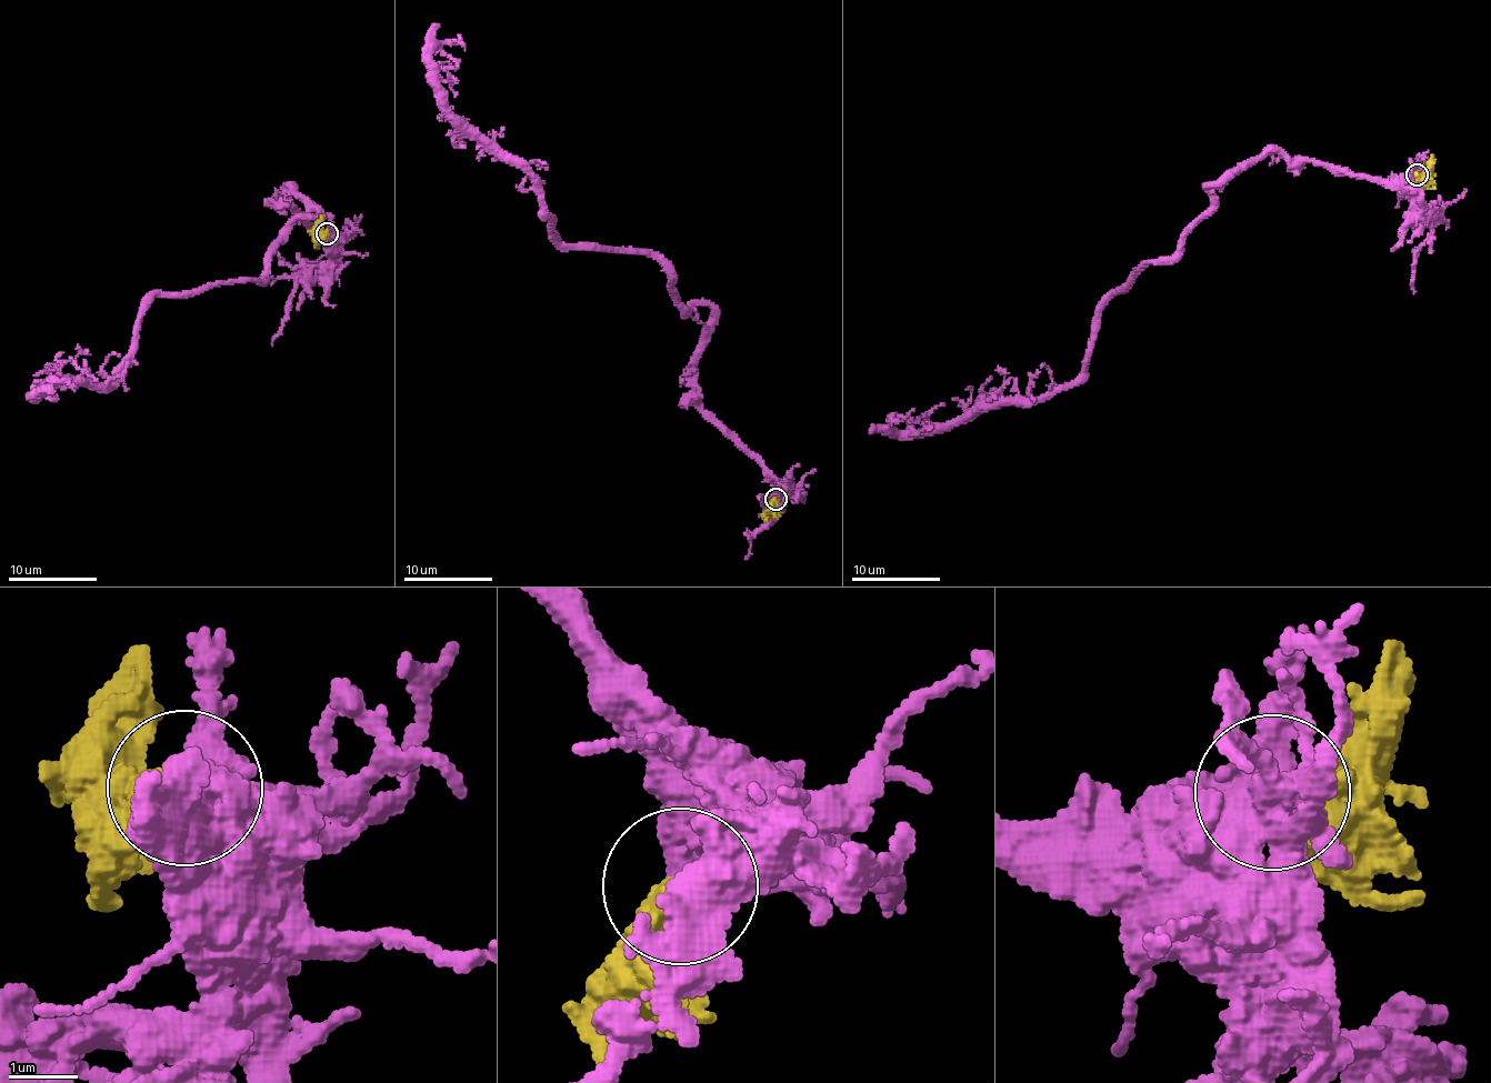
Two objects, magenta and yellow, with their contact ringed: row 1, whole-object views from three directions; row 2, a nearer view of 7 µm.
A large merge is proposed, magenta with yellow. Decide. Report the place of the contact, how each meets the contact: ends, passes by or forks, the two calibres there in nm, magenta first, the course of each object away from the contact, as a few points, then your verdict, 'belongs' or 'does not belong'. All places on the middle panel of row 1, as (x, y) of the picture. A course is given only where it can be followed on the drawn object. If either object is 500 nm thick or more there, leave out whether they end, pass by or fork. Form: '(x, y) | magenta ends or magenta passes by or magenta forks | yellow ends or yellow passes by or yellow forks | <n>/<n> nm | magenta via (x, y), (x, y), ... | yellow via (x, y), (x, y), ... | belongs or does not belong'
(776, 499) | 500/500 nm | magenta via (776, 499), (702, 408), (703, 326), (666, 270), (563, 247), (524, 170), (459, 126), (430, 52), (464, 50) | yellow via (776, 499), (768, 519) | belongs

